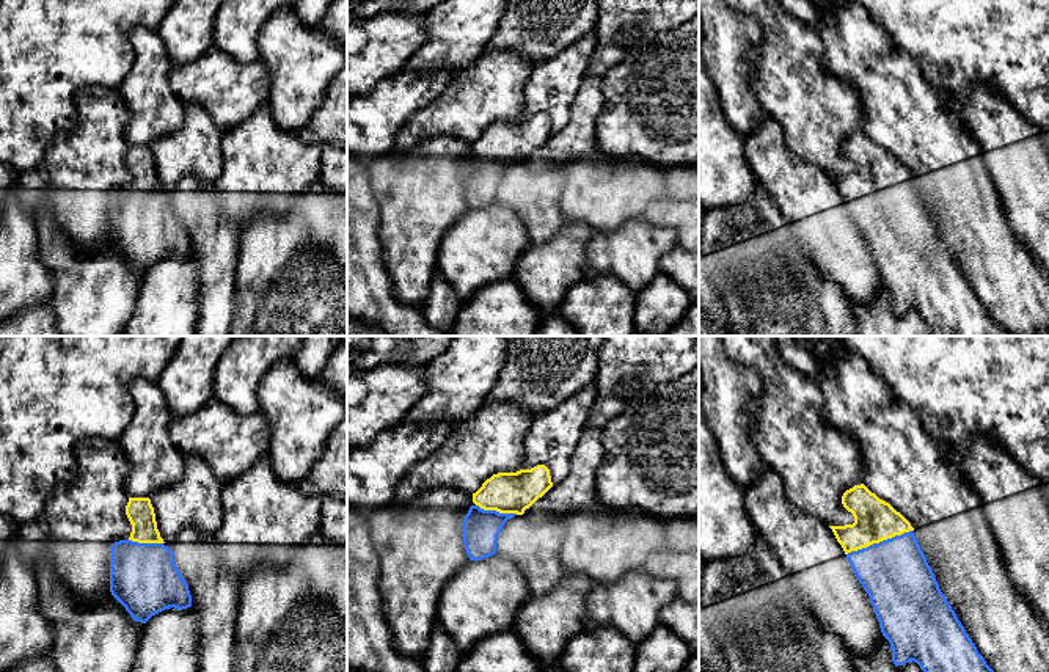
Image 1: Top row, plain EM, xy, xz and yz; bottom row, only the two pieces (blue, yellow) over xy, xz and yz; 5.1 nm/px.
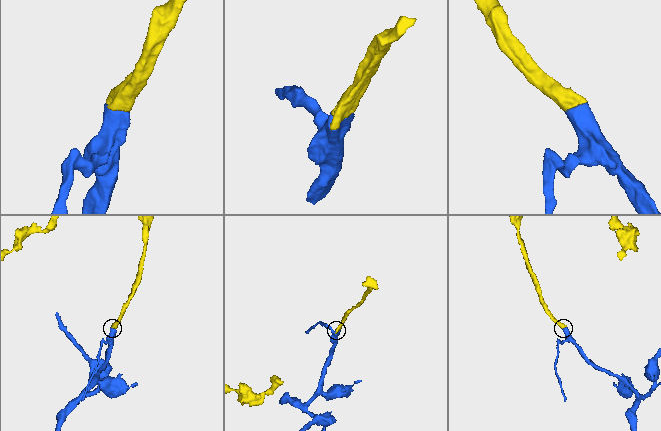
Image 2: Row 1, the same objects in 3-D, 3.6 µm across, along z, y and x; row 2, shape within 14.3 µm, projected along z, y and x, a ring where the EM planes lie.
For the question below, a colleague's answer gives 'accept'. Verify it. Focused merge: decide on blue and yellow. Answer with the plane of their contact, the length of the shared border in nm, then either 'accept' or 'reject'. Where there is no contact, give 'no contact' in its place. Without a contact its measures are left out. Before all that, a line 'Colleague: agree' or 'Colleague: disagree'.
Colleague: agree
yz | 360 nm | accept

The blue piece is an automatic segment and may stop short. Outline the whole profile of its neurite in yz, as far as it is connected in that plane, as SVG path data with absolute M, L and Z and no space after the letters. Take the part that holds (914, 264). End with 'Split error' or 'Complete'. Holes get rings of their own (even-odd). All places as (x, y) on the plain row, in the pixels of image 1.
M864 132L846 138L842 144L842 152L853 162L854 171L829 176L842 193L859 231L870 245L881 281L890 290L894 312L903 314L911 309L917 311L933 336L1007 336L978 301L945 243L941 240L934 221L912 181L914 176L911 171L889 151L872 141Z. Split error

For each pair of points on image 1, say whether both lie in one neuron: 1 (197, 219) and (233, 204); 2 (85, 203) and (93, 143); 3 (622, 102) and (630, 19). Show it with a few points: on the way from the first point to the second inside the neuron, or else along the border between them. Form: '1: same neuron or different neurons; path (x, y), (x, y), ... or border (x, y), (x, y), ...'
1: different neurons; border (215, 192), (223, 214), (241, 230)
2: same neuron; path (91, 189), (93, 157)
3: different neurons; border (658, 33), (627, 54), (602, 77)

